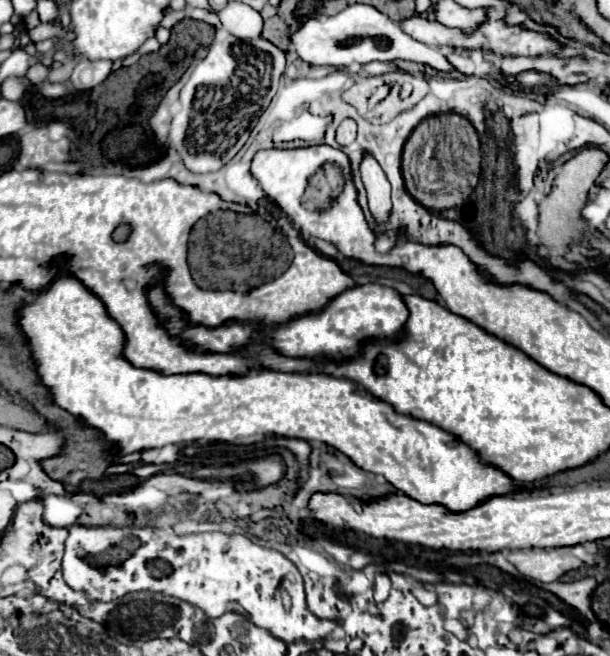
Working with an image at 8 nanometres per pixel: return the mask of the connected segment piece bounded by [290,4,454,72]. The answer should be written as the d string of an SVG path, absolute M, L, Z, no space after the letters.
M352 4L336 16L320 16L306 20L298 32L290 36L292 48L300 54L302 60L314 66L336 66L348 68L352 64L368 64L372 60L408 60L432 66L440 72L452 72L454 66L446 60L446 56L432 46L426 46L412 36L408 36L396 22L392 22L386 14L368 4Z

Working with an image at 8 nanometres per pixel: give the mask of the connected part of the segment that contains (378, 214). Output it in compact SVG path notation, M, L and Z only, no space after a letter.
M370 156L364 158L360 170L362 170L364 186L368 190L368 206L374 214L374 218L378 222L382 222L388 216L390 206L392 206L392 202L390 202L390 184L388 184L382 168L378 166L378 162Z

